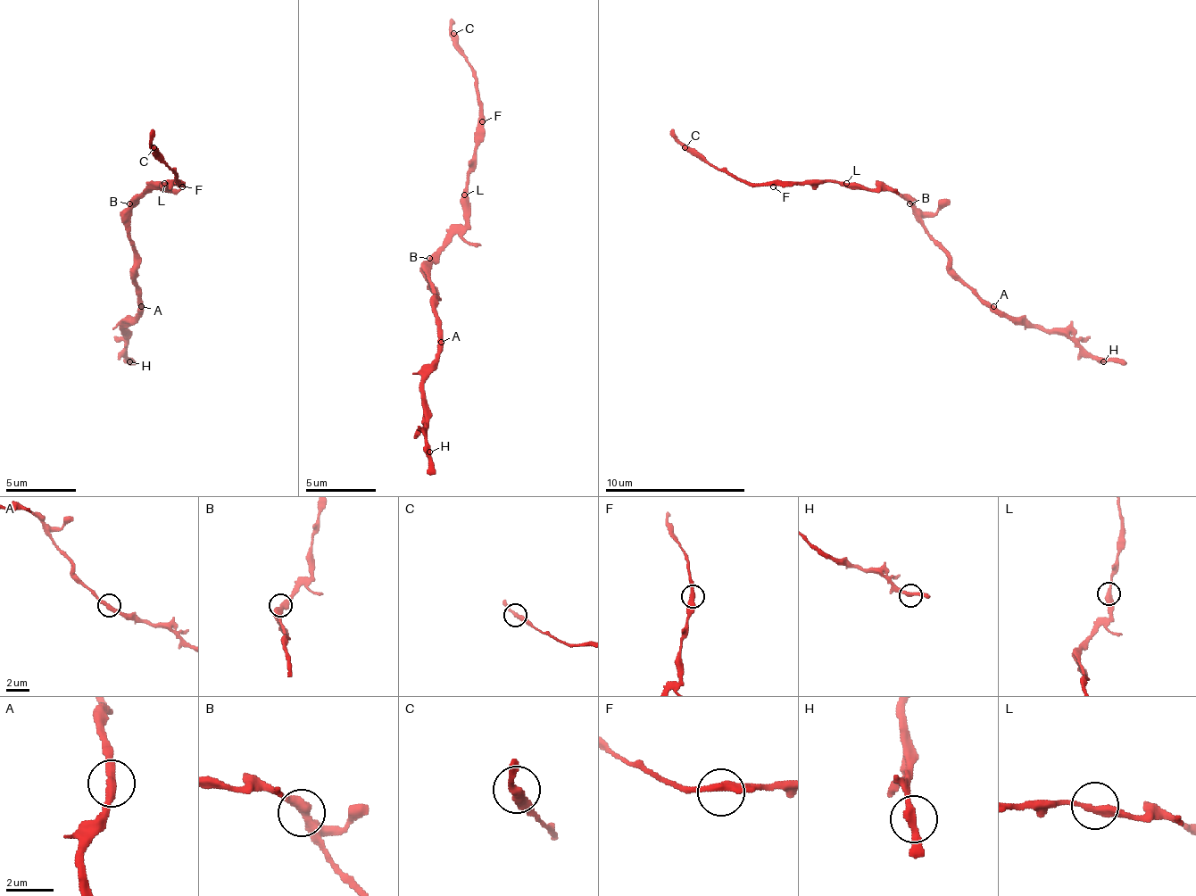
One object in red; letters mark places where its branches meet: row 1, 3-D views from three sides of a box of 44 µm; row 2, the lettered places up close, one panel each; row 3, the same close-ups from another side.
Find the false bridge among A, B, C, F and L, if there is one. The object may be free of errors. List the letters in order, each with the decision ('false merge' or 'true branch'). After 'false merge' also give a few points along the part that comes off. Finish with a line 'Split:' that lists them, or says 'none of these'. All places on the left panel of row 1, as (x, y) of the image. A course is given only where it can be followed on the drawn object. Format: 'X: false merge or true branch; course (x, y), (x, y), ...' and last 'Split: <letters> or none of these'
A: true branch
B: true branch
C: true branch
F: true branch
L: true branch
Split: none of these

